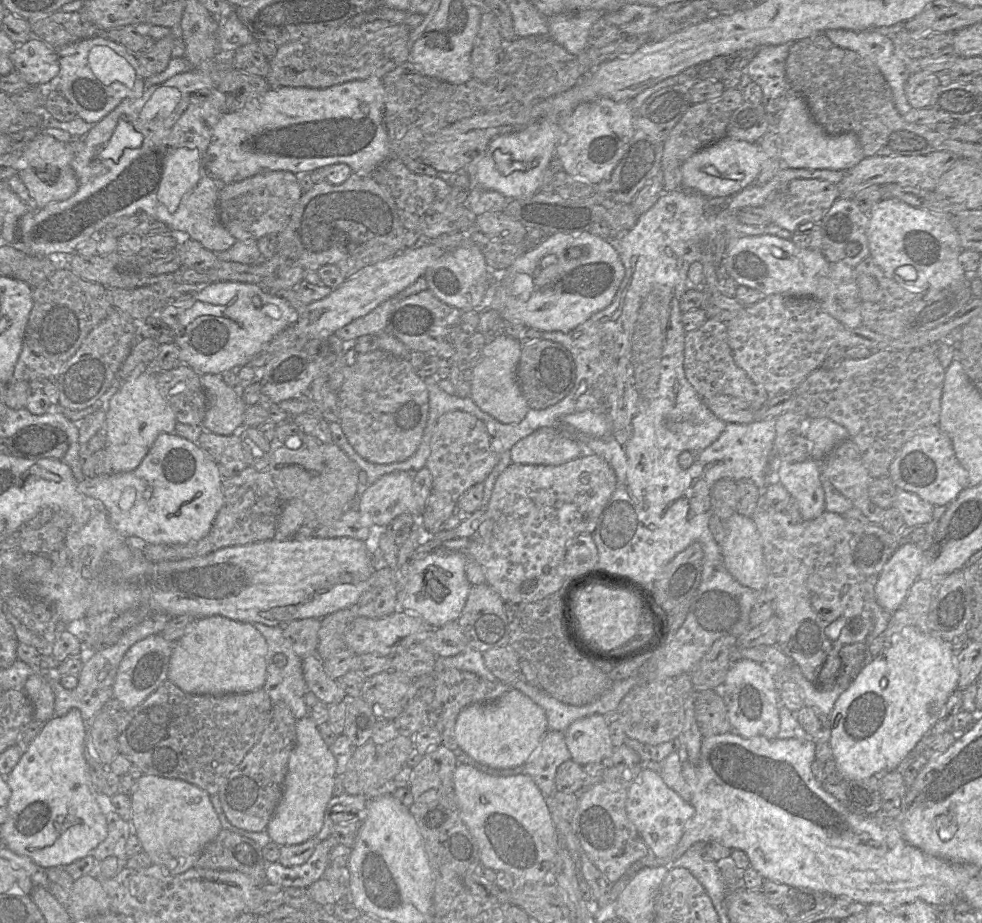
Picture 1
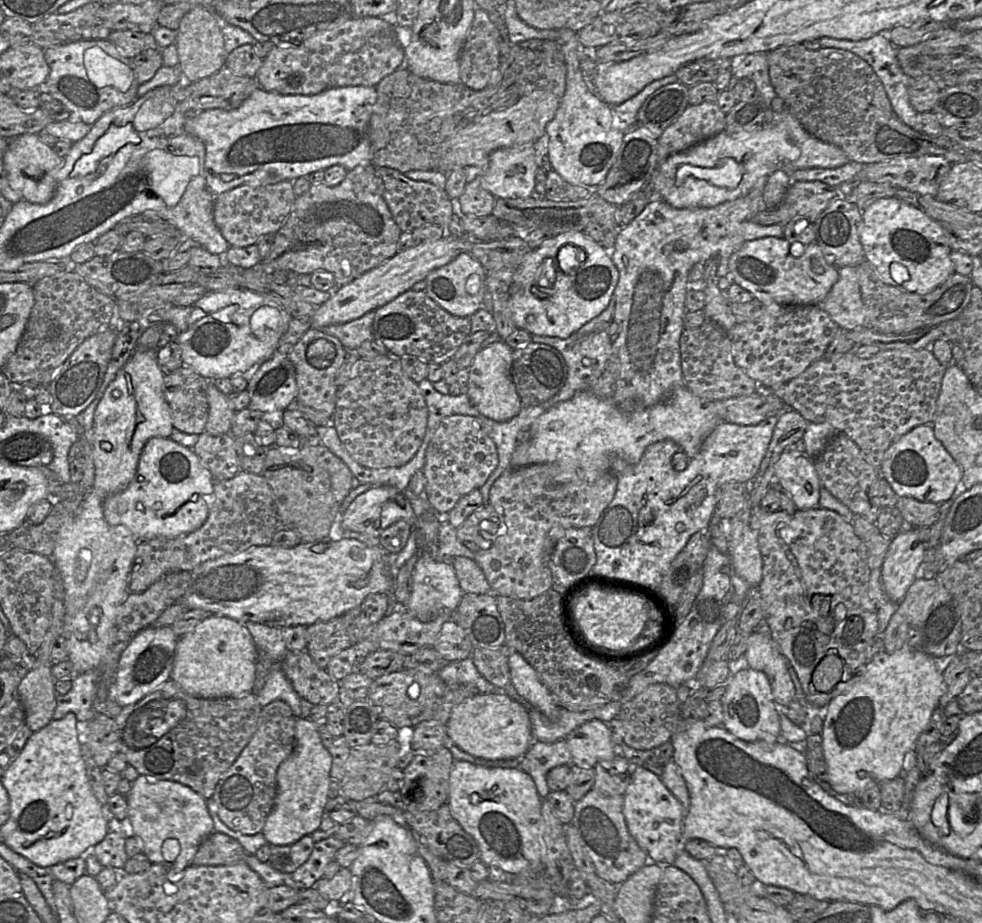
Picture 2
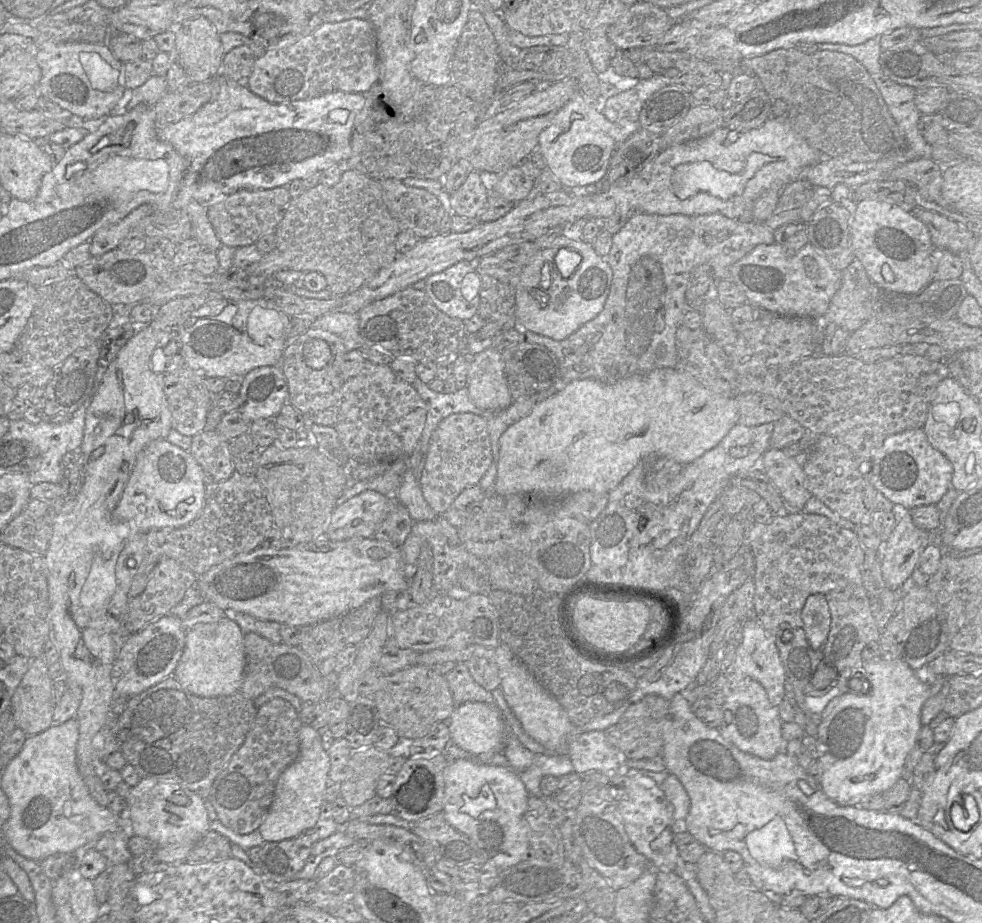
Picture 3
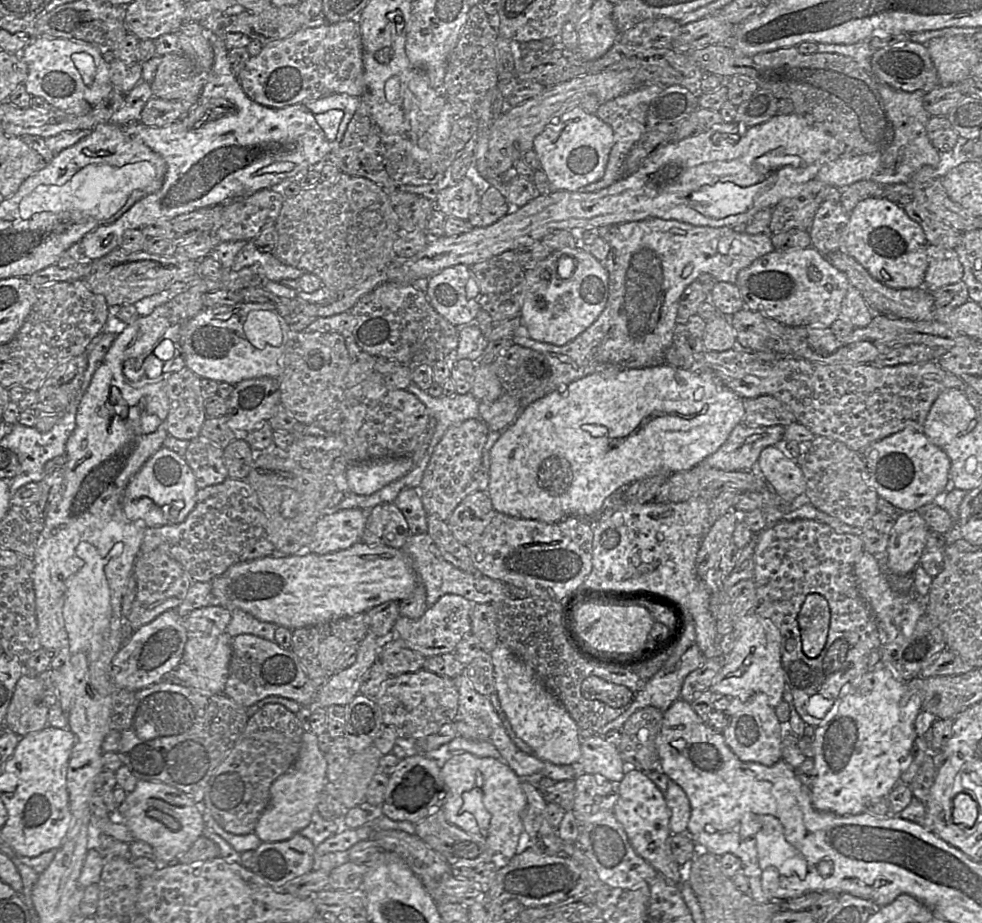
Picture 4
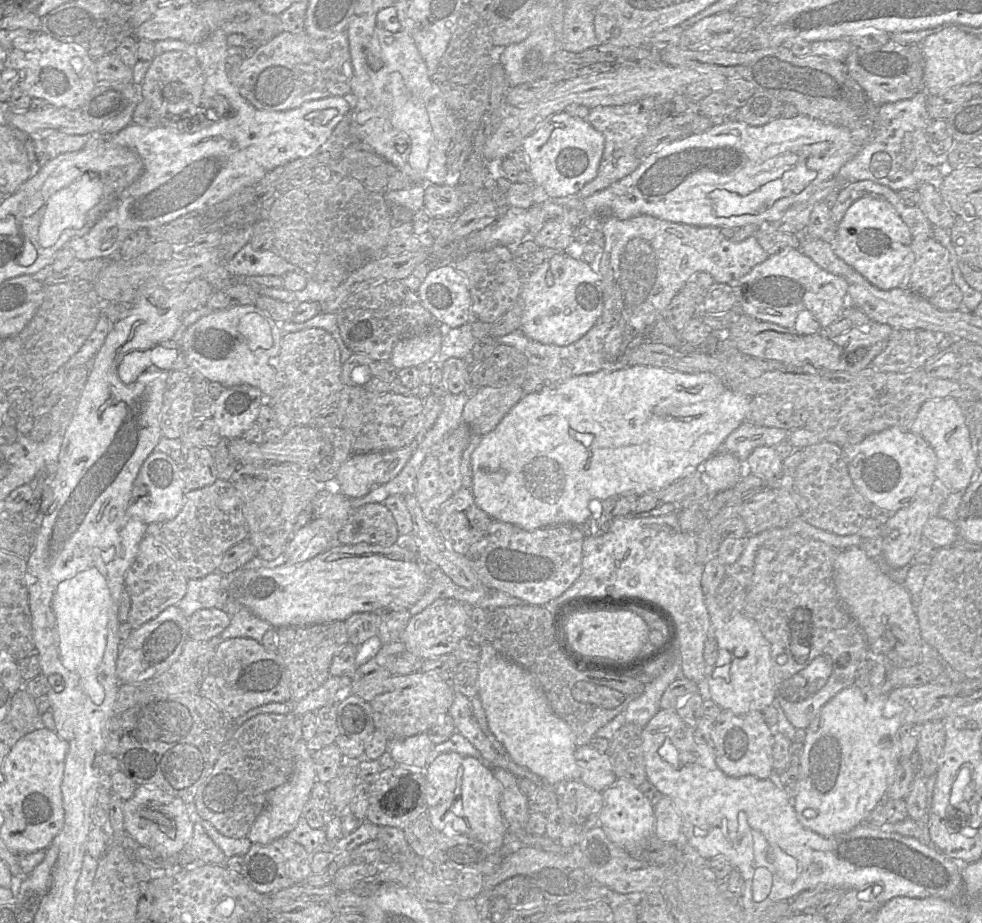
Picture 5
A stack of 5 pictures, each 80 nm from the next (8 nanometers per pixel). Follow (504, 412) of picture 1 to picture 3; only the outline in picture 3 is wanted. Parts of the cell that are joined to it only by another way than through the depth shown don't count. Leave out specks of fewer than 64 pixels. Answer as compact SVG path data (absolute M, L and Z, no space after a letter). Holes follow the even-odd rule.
M492 346L472 357L467 389L480 409L501 411L512 404L501 352Z

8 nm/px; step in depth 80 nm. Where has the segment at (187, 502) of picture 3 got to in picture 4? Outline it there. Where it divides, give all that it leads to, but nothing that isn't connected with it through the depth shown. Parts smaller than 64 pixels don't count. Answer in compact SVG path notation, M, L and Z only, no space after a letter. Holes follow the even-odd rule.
M161 446L127 484L122 498L125 517L144 527L182 523L196 504L195 476L183 456Z

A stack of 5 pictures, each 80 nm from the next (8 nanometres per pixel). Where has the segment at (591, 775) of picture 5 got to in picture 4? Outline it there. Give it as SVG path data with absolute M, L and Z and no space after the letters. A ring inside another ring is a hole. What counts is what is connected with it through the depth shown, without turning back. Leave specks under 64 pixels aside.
M595 734L581 738L581 756L575 764L579 773L600 775L610 781L620 782L625 774L625 764L617 747L607 742L604 735Z

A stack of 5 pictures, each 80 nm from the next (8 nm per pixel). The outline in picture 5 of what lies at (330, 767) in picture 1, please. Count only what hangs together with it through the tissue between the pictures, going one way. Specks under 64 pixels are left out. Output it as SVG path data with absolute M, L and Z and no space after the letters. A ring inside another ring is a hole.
M301 738L295 747L294 771L291 778L284 784L272 789L267 794L267 802L261 813L251 826L247 838L252 844L267 844L275 839L284 837L293 830L306 802L310 799L311 791L317 780L315 762L307 749L307 742Z

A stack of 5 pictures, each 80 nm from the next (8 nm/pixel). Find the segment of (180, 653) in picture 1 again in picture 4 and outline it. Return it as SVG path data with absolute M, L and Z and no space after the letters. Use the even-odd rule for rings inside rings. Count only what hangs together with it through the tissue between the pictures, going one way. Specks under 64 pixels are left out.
M226 632L189 636L181 661L171 675L168 675L167 680L177 681L206 695L222 694L229 674L231 641L232 637Z

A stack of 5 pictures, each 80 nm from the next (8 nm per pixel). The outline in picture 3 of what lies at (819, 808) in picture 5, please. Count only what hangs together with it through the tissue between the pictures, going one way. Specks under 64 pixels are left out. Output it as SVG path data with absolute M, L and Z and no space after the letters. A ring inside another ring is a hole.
M879 657L873 658L869 661L863 661L863 665L857 670L854 676L859 678L863 677L869 682L870 687L868 688L868 691L862 694L849 690L848 692L842 694L832 711L824 719L821 719L818 722L818 732L816 736L820 744L820 757L818 760L822 768L820 787L830 799L840 805L848 806L858 806L863 798L878 793L884 793L890 789L899 778L905 775L905 762L915 744L916 737L922 728L920 720L921 710L923 704L930 696L931 689L930 684L924 678L924 671L918 673L912 670L904 661L899 659L887 661Z

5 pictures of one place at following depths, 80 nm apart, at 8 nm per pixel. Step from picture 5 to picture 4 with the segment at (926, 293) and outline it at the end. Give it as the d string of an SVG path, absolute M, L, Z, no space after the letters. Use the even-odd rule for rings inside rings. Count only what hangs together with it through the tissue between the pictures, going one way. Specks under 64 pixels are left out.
M936 245L927 247L928 267L923 287L930 292L962 280L963 266L954 249Z

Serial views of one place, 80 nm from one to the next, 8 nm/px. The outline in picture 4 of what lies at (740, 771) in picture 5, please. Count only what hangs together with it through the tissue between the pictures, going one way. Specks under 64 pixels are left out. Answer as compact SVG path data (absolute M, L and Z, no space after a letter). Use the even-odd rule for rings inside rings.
M756 692L746 700L730 698L729 705L723 712L728 723L721 734L726 745L741 761L771 766L781 759L781 723L774 708L769 705L766 694Z

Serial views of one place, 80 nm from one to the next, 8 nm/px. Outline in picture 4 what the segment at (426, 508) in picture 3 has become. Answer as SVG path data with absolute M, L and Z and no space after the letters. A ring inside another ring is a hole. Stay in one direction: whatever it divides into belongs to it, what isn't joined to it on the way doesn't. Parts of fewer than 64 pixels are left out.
M418 488L403 489L393 503L403 513L411 535L427 532L428 514L424 509Z

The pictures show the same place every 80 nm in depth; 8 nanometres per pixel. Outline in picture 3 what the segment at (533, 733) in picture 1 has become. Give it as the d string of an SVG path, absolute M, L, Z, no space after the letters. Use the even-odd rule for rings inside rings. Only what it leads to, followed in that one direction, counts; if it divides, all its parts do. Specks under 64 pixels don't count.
M470 701L455 706L448 726L451 743L473 755L503 751L508 736L499 709L483 702Z

